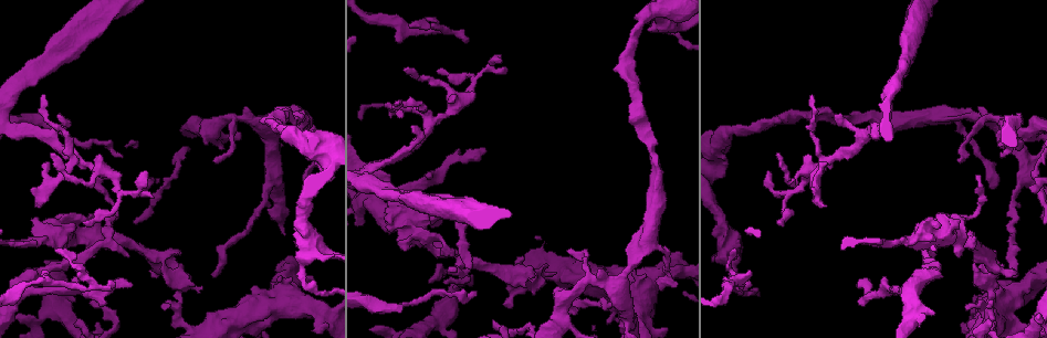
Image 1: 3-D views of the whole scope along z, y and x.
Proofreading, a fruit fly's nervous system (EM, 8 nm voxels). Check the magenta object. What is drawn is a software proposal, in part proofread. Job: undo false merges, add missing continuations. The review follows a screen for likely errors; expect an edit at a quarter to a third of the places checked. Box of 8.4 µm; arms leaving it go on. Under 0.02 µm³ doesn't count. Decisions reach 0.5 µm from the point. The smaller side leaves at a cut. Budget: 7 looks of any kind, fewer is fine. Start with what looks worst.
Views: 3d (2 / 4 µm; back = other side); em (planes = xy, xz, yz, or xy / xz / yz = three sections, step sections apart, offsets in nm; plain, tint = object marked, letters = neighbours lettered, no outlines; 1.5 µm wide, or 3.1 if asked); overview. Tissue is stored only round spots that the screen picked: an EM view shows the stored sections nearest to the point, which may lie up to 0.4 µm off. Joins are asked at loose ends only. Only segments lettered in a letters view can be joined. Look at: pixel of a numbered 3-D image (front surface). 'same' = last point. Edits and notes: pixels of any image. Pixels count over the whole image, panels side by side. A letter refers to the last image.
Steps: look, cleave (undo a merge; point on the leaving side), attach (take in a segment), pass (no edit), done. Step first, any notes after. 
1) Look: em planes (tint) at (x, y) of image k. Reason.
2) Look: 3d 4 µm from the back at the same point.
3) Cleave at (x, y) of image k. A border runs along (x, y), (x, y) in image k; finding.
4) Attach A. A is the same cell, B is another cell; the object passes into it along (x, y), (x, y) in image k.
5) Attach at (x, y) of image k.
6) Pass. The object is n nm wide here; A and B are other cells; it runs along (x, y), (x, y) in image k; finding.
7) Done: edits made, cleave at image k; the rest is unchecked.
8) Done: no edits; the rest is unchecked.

Look: 3d 4 µm at (181, 253) of image 1. Branch stops here.

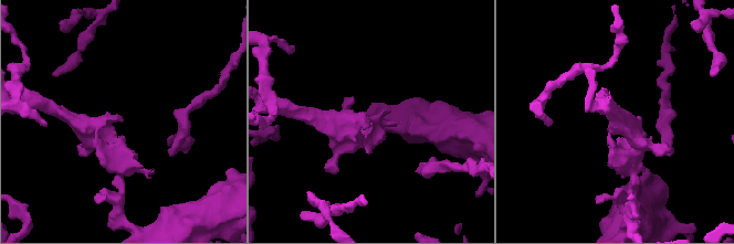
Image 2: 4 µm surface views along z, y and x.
Look: em planes (tint) at (119, 120) of image 2.

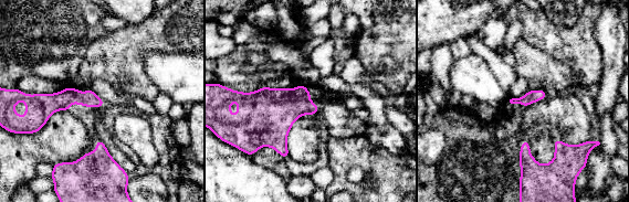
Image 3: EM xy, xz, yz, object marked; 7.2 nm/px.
Look: em planes (letters) at the same point.

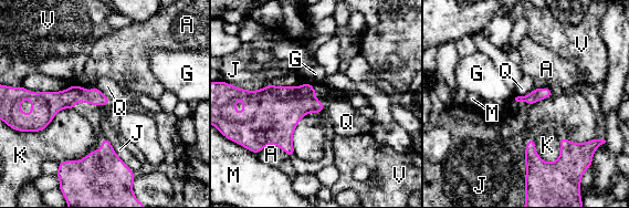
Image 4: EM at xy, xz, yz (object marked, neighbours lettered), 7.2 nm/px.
Pass. The longest contact is with A, 240 nm; A, G, J, K, M, Q and V are other cells; a border runs along (94, 86), (112, 102) in image 4; none of them fits.

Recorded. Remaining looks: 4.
Look: 3d 2 µm at (108, 239) of image 1. Sharp bend.

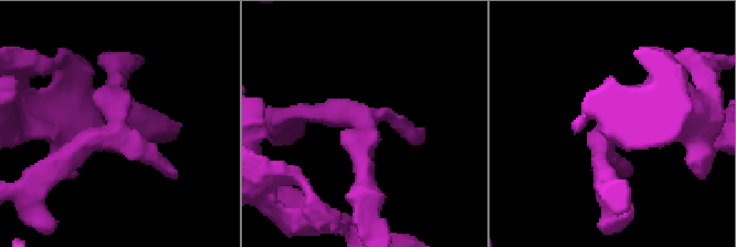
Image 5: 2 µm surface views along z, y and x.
Look: em planes (letters) at (364, 118) of image 5. Shape alone is not enough.

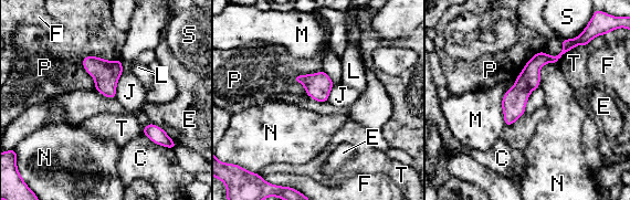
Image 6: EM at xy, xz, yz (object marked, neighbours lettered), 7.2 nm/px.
Pass. The object is 150 nm wide here; C, E, F, J, L, M, N, P, S and T are other cells; a border runs along (121, 59), (86, 55), (81, 62) in image 6; all the same neuron.

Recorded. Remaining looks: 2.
Look: em planes (plain) at (132, 286) of image 1. An open end.

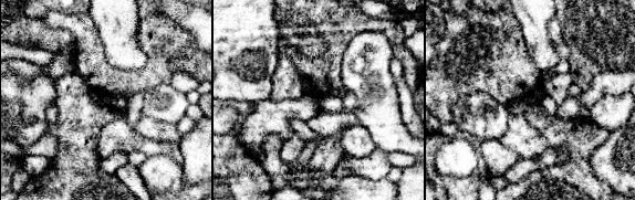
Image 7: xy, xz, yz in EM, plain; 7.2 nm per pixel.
Look: em planes (letters) at the same point.

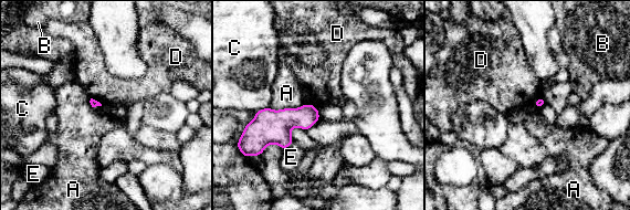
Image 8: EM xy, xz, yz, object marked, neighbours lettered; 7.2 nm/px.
Pass. The longest contact is with A, 260 nm; A, B, C, D and E are other cells; no lettered segment goes on from it.

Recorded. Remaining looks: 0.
Done: no edits; the rest is unchecked.

